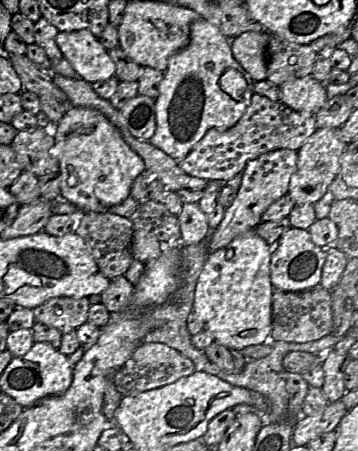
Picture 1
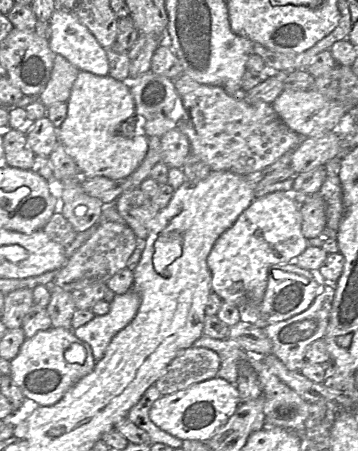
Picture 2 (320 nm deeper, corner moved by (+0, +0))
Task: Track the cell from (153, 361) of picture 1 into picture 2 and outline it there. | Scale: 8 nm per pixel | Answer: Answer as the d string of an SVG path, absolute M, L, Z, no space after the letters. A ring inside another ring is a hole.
M192 346L182 351L170 362L155 386L162 396L170 395L217 377L219 368L220 357L216 352Z

